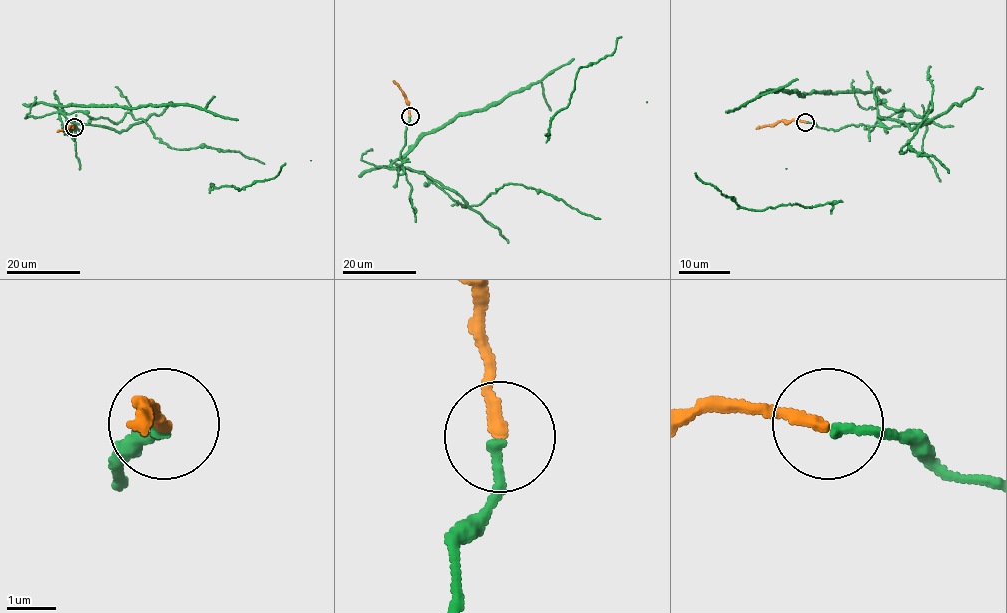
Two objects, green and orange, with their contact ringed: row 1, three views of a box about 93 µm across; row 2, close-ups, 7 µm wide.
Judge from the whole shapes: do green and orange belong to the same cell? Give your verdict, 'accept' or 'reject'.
reject

